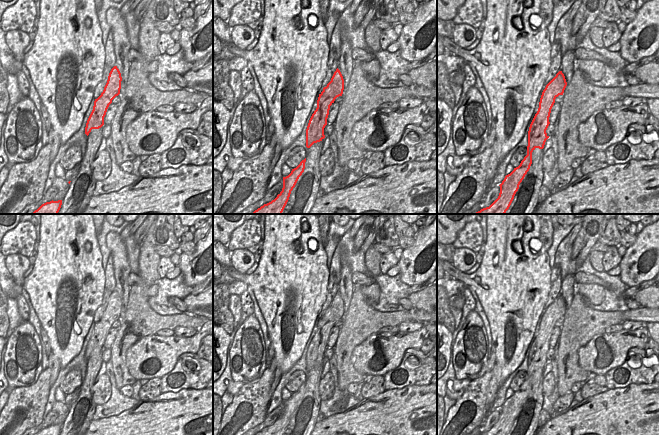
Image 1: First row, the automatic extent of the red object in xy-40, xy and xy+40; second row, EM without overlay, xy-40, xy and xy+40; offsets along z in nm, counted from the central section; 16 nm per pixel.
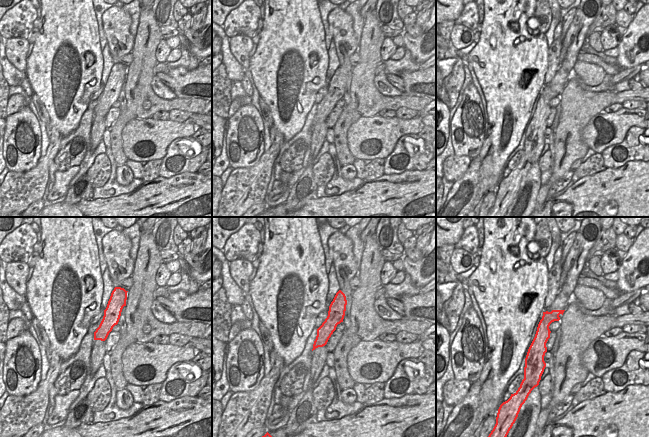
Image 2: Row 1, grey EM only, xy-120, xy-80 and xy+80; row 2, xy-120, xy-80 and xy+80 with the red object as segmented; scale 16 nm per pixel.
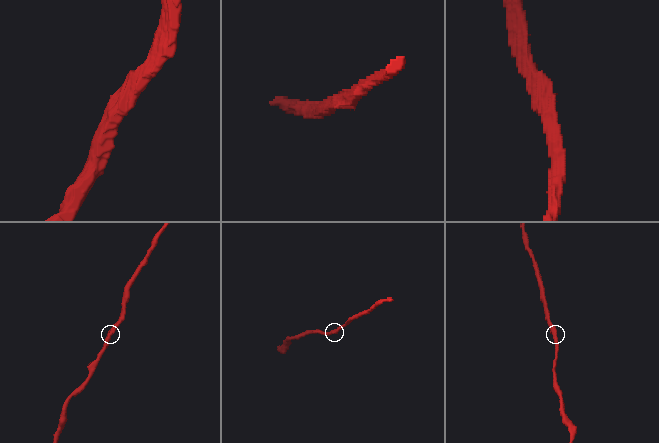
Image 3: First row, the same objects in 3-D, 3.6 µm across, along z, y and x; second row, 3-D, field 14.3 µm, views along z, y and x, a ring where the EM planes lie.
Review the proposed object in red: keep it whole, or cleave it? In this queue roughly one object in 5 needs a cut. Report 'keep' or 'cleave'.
keep

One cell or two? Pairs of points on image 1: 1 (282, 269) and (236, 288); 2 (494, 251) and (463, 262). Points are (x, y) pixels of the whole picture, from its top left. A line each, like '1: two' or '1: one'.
1: two
2: two

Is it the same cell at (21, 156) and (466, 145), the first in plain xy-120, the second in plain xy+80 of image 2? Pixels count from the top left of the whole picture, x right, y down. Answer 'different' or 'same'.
same

